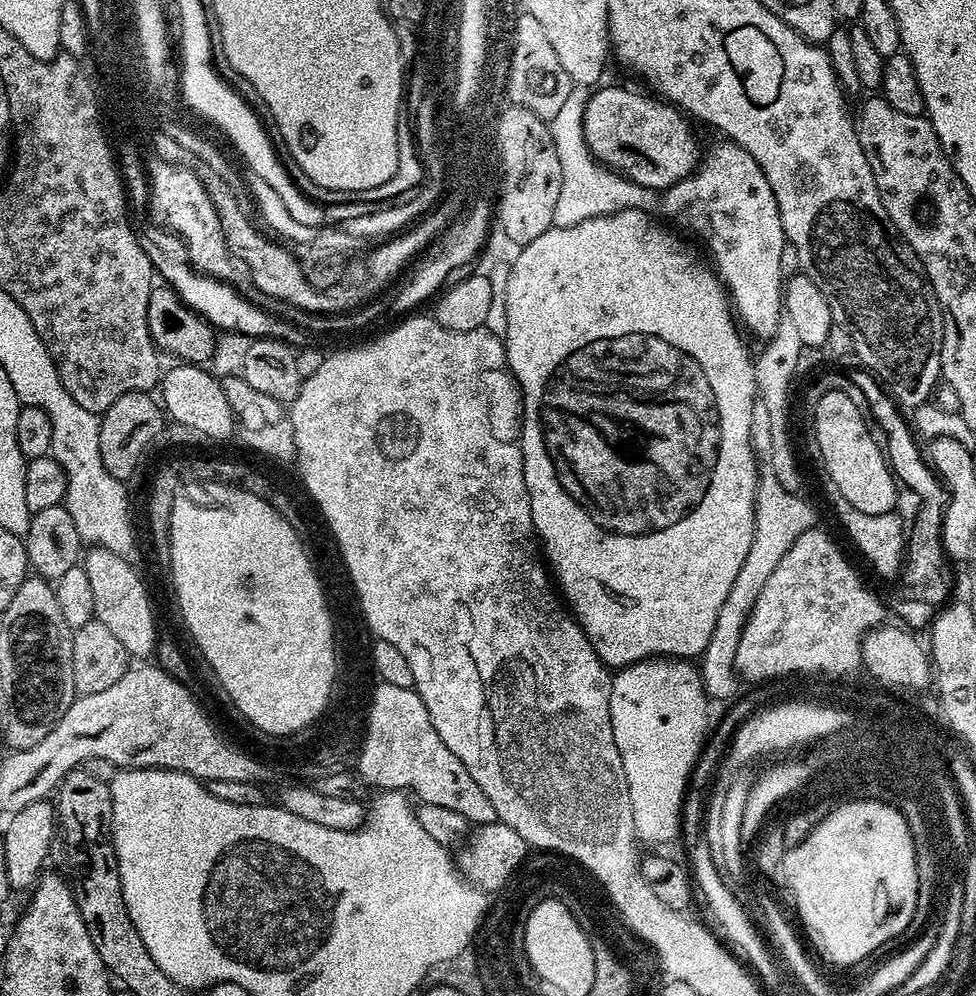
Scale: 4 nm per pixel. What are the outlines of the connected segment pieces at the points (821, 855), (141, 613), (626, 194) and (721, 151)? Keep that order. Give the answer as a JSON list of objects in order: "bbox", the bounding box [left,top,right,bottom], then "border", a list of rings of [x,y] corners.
[{"bbox":[782,798,918,964],"border":[[[848,798],[836,805],[820,818],[804,840],[787,849],[782,877],[796,899],[796,912],[813,946],[832,964],[856,964],[899,932],[909,931],[918,894],[915,842],[906,818],[893,804]]]},{"bbox":[82,545,158,657],"border":[[[100,545],[91,548],[89,553],[85,553],[82,566],[93,587],[95,619],[109,627],[118,642],[125,646],[129,657],[149,657],[155,651],[158,631],[150,598],[141,578],[121,553],[106,550]]]},{"bbox":[550,90,657,228],"border":[[[574,90],[566,103],[559,108],[558,114],[550,122],[554,146],[558,154],[558,162],[562,162],[562,190],[558,190],[558,203],[554,206],[553,225],[558,228],[578,226],[578,222],[586,222],[586,218],[608,216],[612,212],[621,212],[627,208],[652,210],[657,207],[657,189],[638,186],[638,182],[607,168],[593,156],[588,149],[584,137],[584,102],[583,91]]]},{"bbox":[662,138,786,336],"border":[[[727,138],[719,142],[703,153],[694,172],[663,193],[662,208],[664,204],[664,212],[673,225],[681,224],[704,240],[707,255],[730,297],[739,323],[756,336],[772,336],[779,330],[780,322],[782,326],[786,283],[786,241],[778,202],[762,166],[746,149]]]}]

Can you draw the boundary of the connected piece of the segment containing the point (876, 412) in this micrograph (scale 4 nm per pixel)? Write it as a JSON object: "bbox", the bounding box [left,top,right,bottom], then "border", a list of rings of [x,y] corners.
{"bbox":[850,370,952,602],"border":[[[867,370],[853,371],[850,378],[854,382],[854,386],[858,386],[858,390],[862,390],[862,394],[866,394],[866,402],[872,411],[871,419],[876,420],[878,426],[882,426],[882,430],[886,430],[886,438],[882,444],[886,449],[888,467],[891,468],[893,476],[903,487],[914,490],[914,494],[920,496],[920,509],[906,532],[906,559],[903,568],[900,569],[899,587],[912,592],[912,596],[918,598],[935,602],[947,601],[951,597],[948,595],[952,592],[952,572],[944,565],[946,553],[942,526],[944,525],[946,489],[930,467],[921,445],[920,448],[916,445],[917,437],[906,419],[905,413],[898,407],[897,401],[886,391],[885,385]]]}

